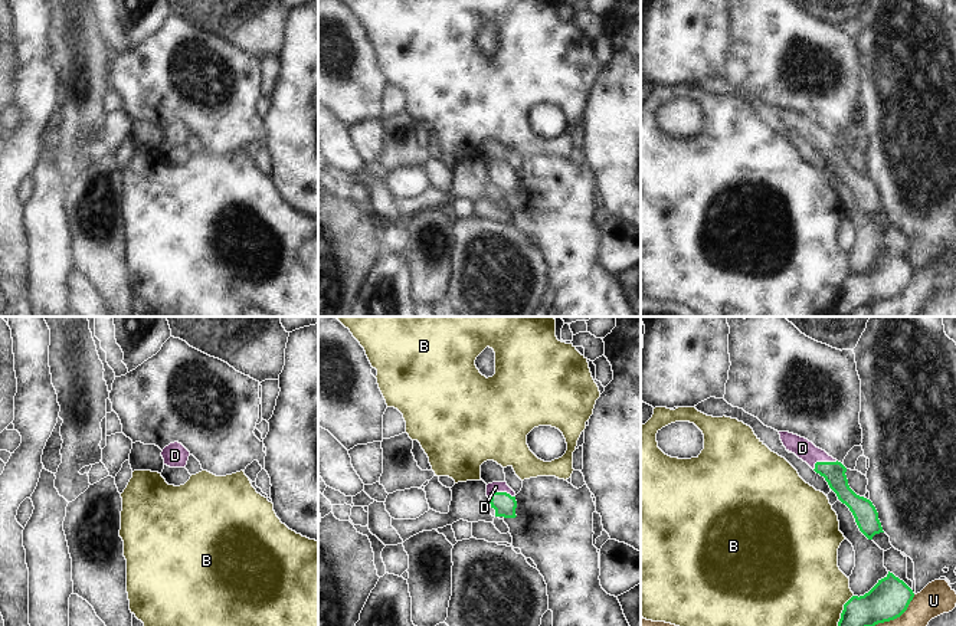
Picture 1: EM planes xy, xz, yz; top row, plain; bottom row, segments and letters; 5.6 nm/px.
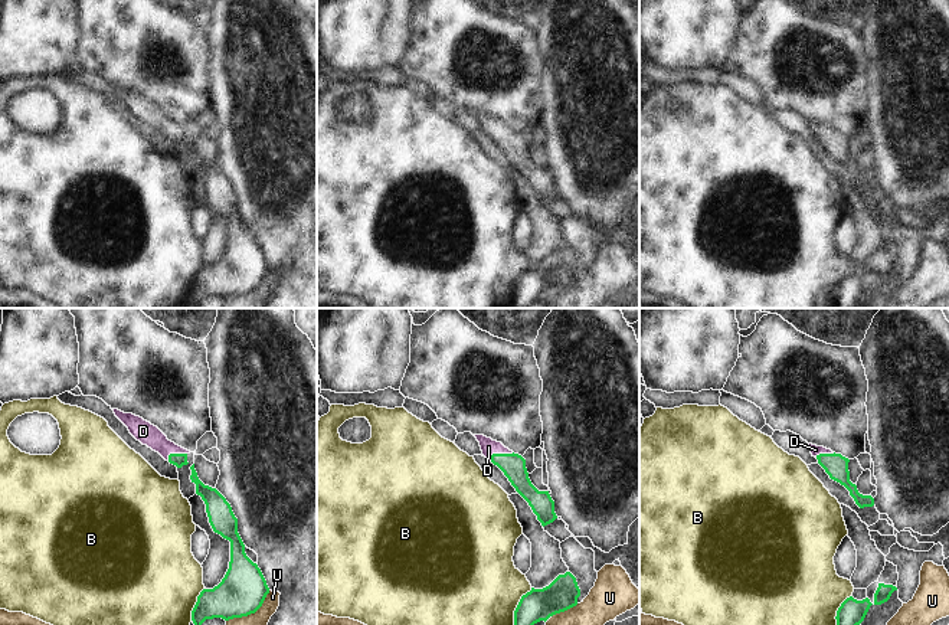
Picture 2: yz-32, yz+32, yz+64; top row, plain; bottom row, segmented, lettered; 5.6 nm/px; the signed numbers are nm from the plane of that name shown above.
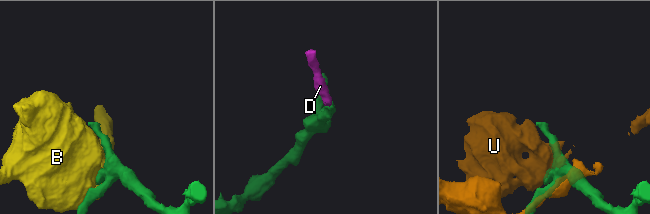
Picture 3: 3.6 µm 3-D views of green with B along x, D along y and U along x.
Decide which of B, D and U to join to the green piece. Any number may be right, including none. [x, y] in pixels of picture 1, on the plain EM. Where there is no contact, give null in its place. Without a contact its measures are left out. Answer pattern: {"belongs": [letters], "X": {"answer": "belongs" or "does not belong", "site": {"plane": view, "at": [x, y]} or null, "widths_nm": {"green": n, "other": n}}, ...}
{"belongs": ["D"], "B": {"answer": "does not belong", "site": {"plane": "yz", "at": [841, 294]}, "widths_nm": {"green": 200, "other": 480}}, "D": {"answer": "belongs", "site": {"plane": "xz", "at": [503, 170]}, "widths_nm": {"green": 120, "other": 60}}, "U": {"answer": "does not belong", "site": {"plane": "yz", "at": [894, 295]}, "widths_nm": {"green": 220, "other": 220}}}

